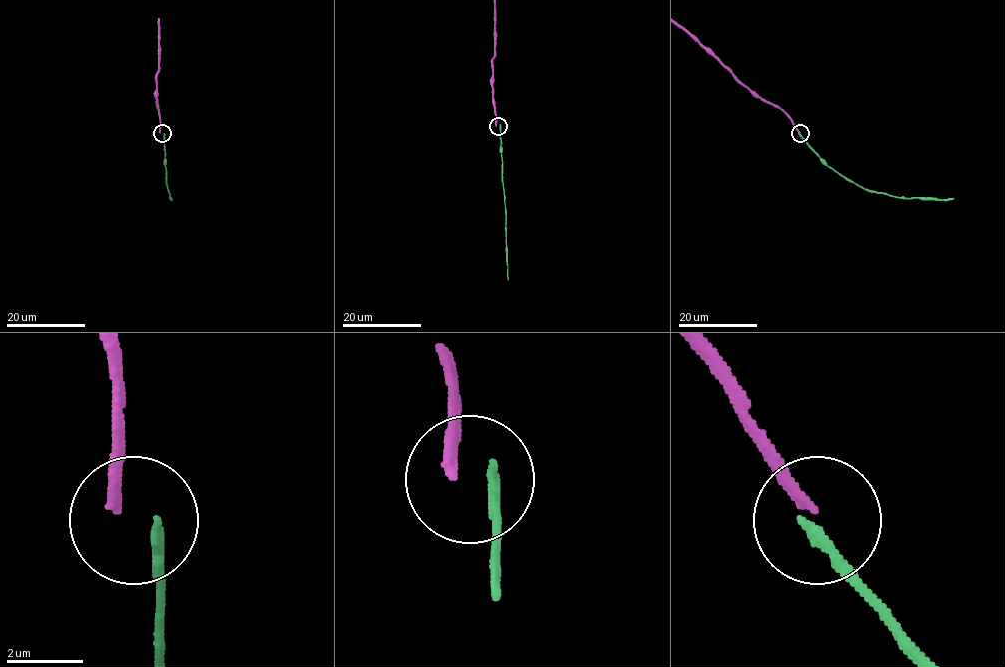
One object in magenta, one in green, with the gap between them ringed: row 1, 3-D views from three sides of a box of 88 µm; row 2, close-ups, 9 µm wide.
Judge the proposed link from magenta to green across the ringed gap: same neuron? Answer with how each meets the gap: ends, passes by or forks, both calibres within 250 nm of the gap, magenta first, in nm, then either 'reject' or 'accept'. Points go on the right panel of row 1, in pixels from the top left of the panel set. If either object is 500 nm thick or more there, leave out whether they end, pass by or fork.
magenta ends | green ends | 280/320 nm | reject

